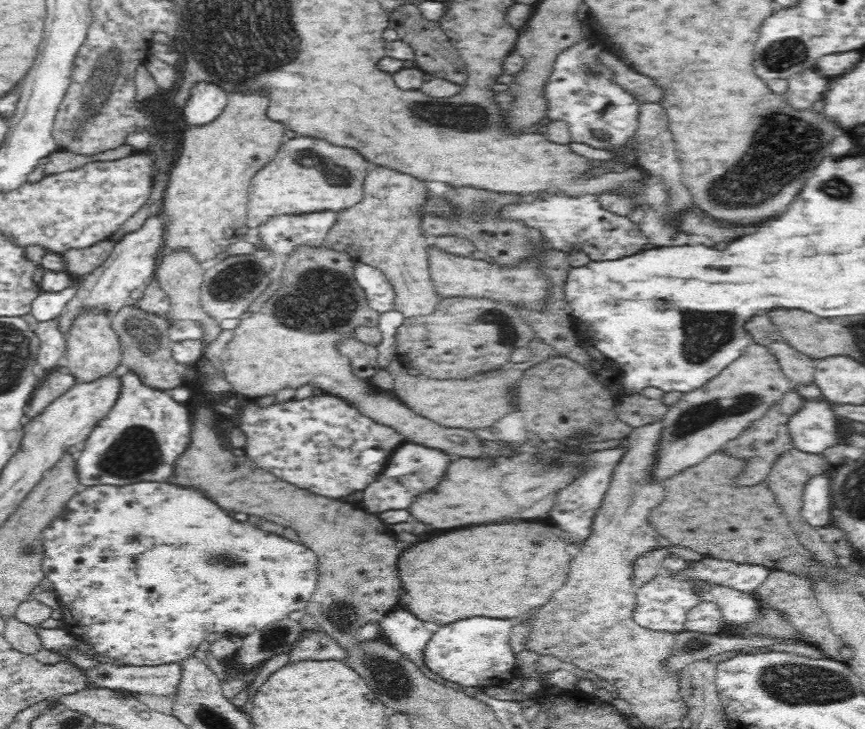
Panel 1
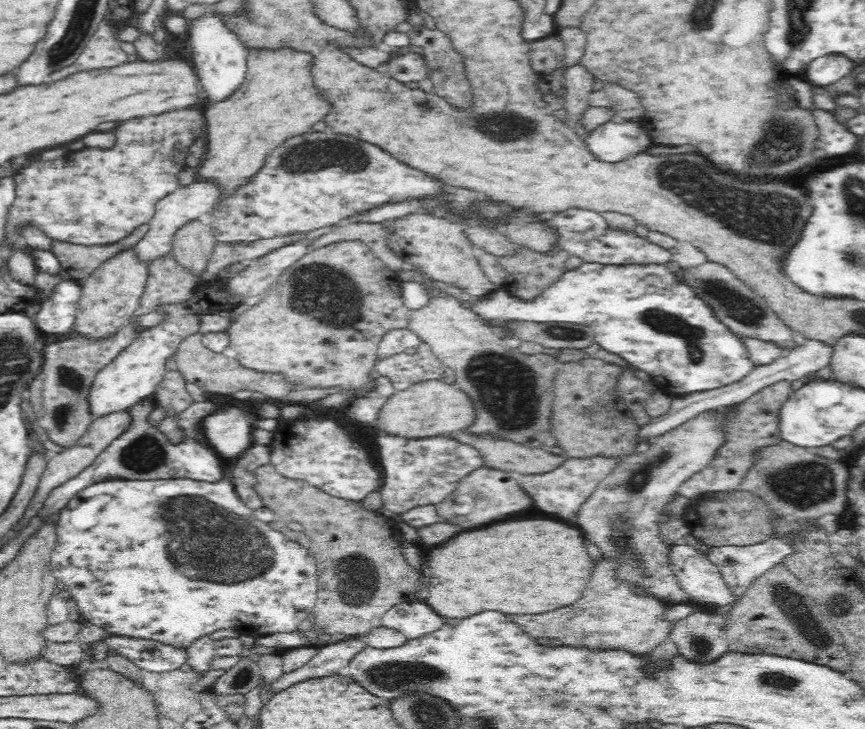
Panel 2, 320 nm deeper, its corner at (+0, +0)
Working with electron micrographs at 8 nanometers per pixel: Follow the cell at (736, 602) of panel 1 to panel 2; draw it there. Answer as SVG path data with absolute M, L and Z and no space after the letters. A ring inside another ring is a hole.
M682 543L668 548L669 561L675 579L678 581L679 588L686 593L687 597L693 603L697 604L712 604L729 608L738 598L733 593L729 584L722 578L721 572L717 566L714 566L707 556L696 547Z

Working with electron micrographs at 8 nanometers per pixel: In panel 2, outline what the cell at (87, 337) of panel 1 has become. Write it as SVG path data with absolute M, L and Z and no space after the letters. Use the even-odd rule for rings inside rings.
M126 250L78 280L81 286L80 308L77 308L73 326L77 337L102 340L116 334L120 326L128 324L139 305L147 277L147 265L135 259L133 250Z

